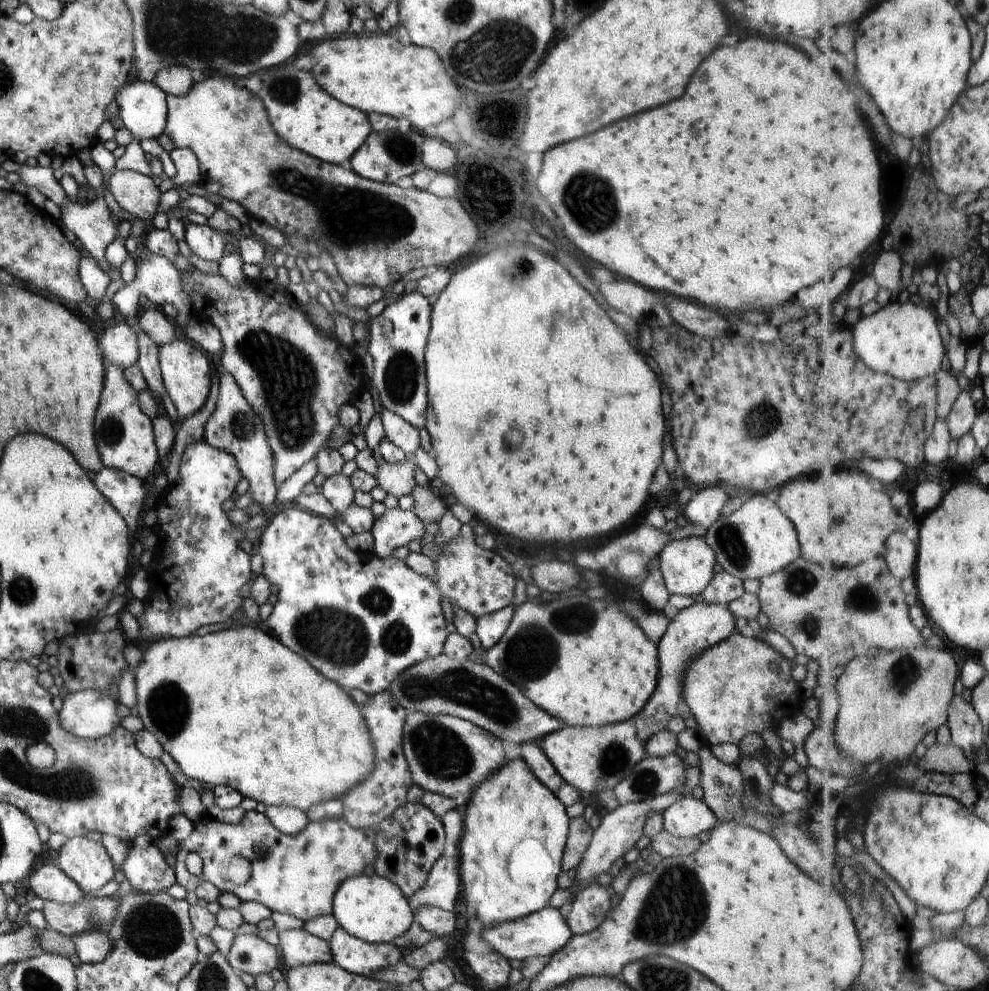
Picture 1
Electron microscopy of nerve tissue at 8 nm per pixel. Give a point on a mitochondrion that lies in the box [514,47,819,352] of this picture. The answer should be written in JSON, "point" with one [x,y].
{"point":[600,210]}

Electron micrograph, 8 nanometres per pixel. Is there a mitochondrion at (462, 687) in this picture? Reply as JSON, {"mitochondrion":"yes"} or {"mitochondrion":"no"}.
{"mitochondrion":"yes"}

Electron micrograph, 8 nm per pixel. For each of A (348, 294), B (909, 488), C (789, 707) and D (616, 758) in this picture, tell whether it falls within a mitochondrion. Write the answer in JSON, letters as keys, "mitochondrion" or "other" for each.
{"A":"other","B":"other","C":"other","D":"mitochondrion"}

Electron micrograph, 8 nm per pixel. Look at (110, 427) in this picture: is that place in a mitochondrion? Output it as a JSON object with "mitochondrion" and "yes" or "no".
{"mitochondrion":"yes"}

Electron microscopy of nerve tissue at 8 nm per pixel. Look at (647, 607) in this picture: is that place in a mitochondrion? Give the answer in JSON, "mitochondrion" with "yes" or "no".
{"mitochondrion":"no"}

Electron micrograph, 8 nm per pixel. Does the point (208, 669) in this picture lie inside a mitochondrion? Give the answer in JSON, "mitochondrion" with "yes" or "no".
{"mitochondrion":"no"}

